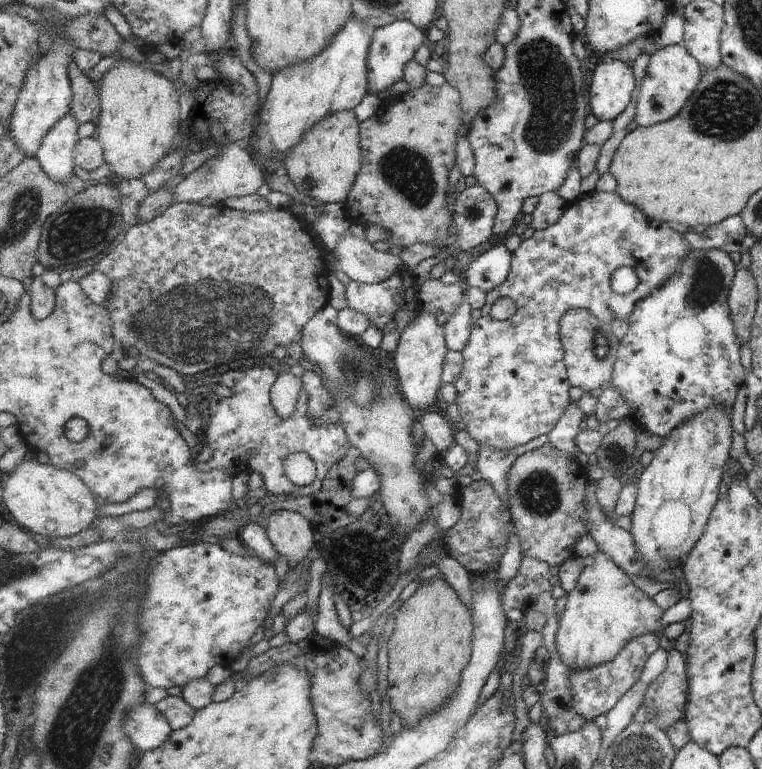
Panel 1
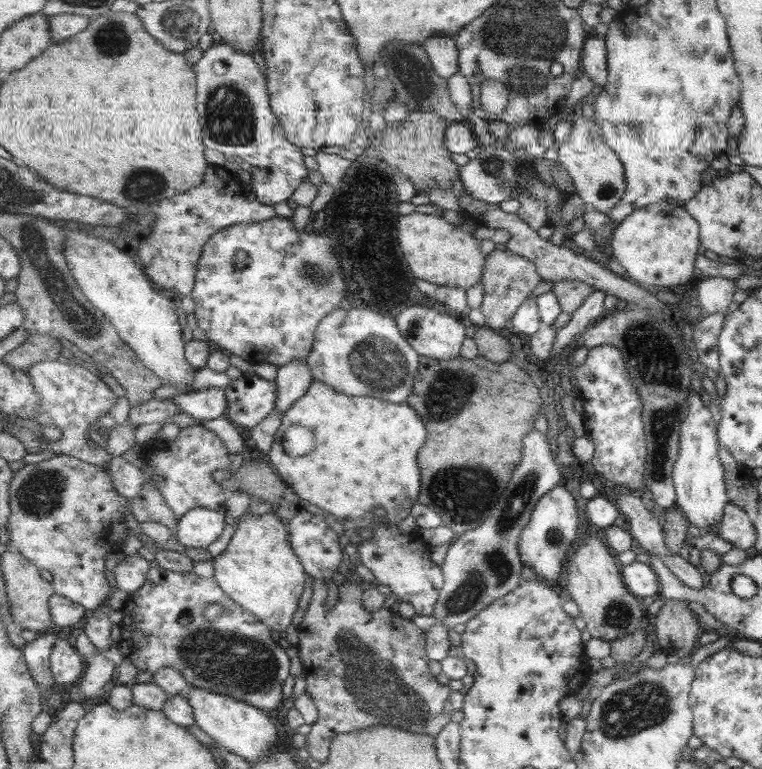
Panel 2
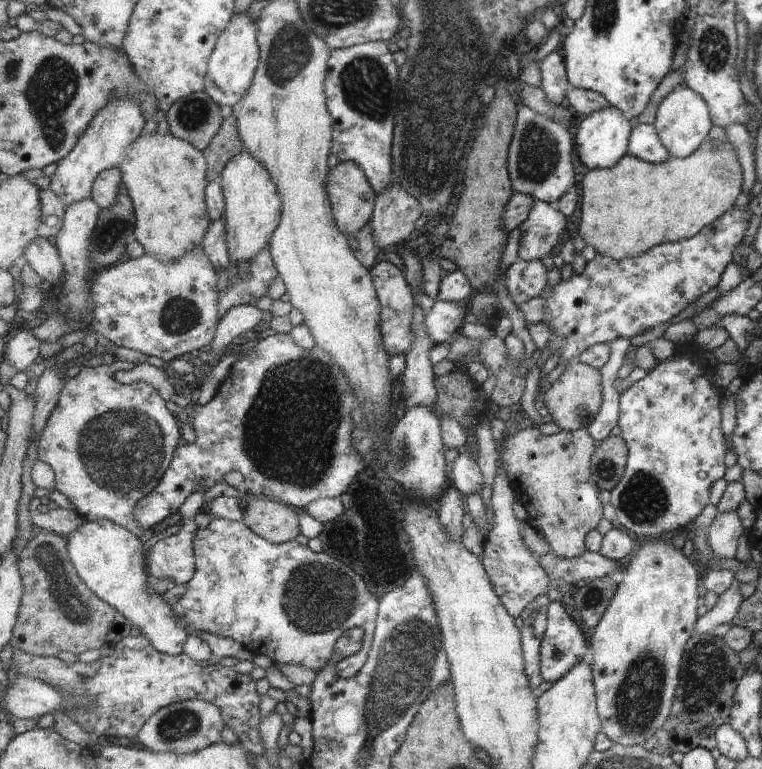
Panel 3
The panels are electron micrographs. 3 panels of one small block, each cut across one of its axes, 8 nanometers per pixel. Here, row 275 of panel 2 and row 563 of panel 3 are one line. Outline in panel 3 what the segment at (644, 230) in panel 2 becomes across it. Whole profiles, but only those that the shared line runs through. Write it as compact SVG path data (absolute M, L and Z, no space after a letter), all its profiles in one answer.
M654 538L639 541L638 544L640 548L636 551L628 566L623 570L623 578L619 583L615 598L611 600L610 607L607 608L607 612L603 615L594 634L592 637L589 637L592 648L590 661L594 672L596 696L598 697L598 713L599 716L602 717L602 732L613 740L613 742L622 744L627 748L629 748L629 746L645 744L659 728L663 728L665 720L667 720L669 714L671 714L671 706L673 706L673 702L675 702L675 692L677 692L679 678L681 678L681 664L683 664L681 660L683 660L687 642L693 637L693 634L696 634L695 629L698 624L699 615L702 613L701 596L704 592L701 588L703 575L700 566L693 564L681 550L675 550L675 546L673 546L671 540L665 542L665 540L661 540L661 538Z

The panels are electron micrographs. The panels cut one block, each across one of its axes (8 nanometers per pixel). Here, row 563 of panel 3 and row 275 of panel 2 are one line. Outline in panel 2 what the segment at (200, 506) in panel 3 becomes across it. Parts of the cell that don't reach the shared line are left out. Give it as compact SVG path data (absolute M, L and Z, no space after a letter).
M210 165L203 184L149 206L148 210L155 214L155 225L138 248L148 277L157 286L175 290L180 296L191 296L196 283L198 263L203 255L203 246L213 234L231 225L258 223L277 216L273 206L259 202L256 197L253 204L249 204L247 198L235 200L235 194L229 188L229 178L223 169L225 168L219 165Z

